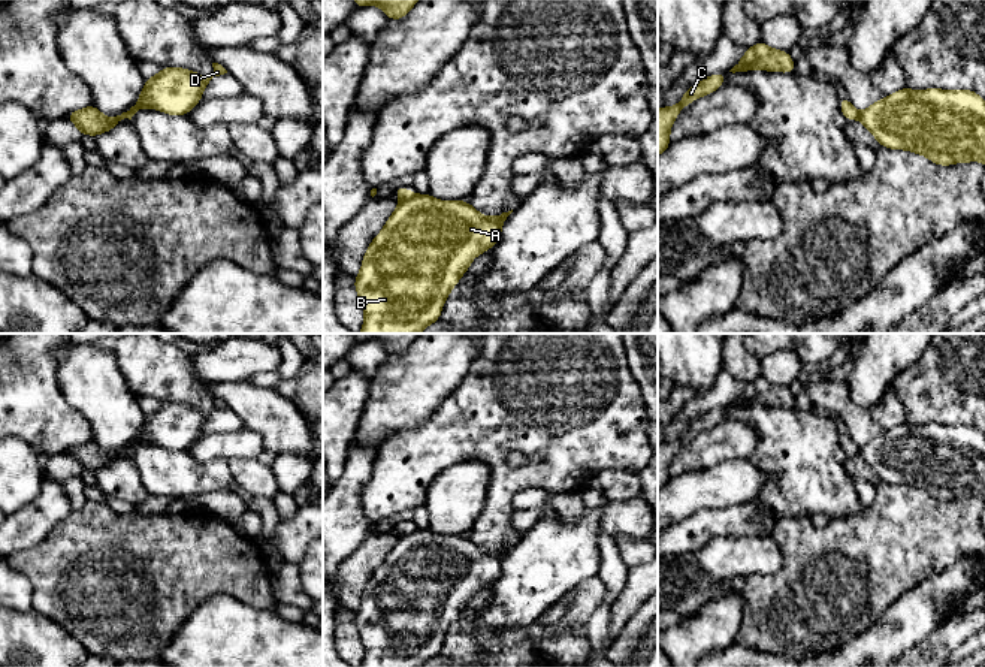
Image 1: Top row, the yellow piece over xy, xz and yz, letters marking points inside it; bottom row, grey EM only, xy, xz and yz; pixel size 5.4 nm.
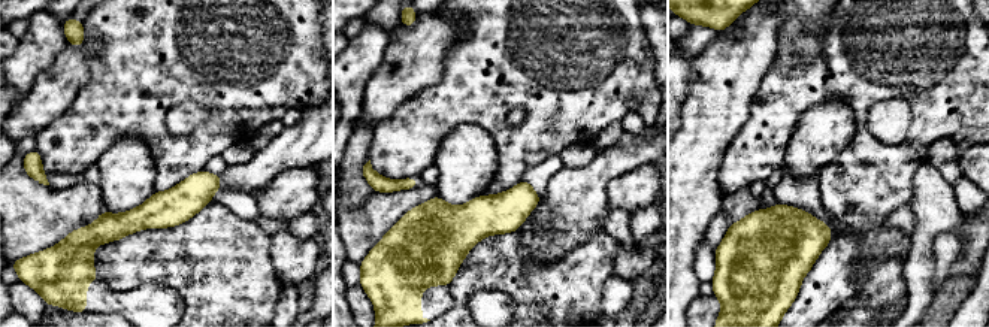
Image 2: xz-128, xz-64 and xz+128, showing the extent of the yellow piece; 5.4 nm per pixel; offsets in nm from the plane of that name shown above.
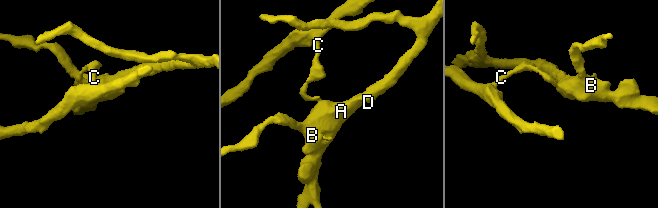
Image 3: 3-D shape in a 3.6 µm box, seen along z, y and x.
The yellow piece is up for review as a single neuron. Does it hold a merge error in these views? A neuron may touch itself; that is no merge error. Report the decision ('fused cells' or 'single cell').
fused cells

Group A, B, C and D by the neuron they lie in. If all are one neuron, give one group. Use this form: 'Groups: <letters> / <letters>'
Groups: A B D / C

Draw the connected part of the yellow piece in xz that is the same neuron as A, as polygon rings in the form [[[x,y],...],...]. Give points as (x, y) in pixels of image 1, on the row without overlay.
[[[410,528],[366,583],[354,613],[365,646],[360,667],[422,667],[438,657],[451,624],[474,592],[499,576],[502,559],[511,547],[486,552],[466,535],[442,537],[430,529]]]

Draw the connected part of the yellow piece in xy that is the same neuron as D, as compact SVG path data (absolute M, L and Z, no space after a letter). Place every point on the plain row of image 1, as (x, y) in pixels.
M212 398L212 402L214 407L209 413L190 404L163 402L155 411L145 414L138 437L115 453L108 453L94 440L72 446L66 453L78 462L81 470L94 473L120 461L124 453L132 455L142 443L158 444L175 452L187 450L202 435L202 426L209 416L227 408L218 398Z

